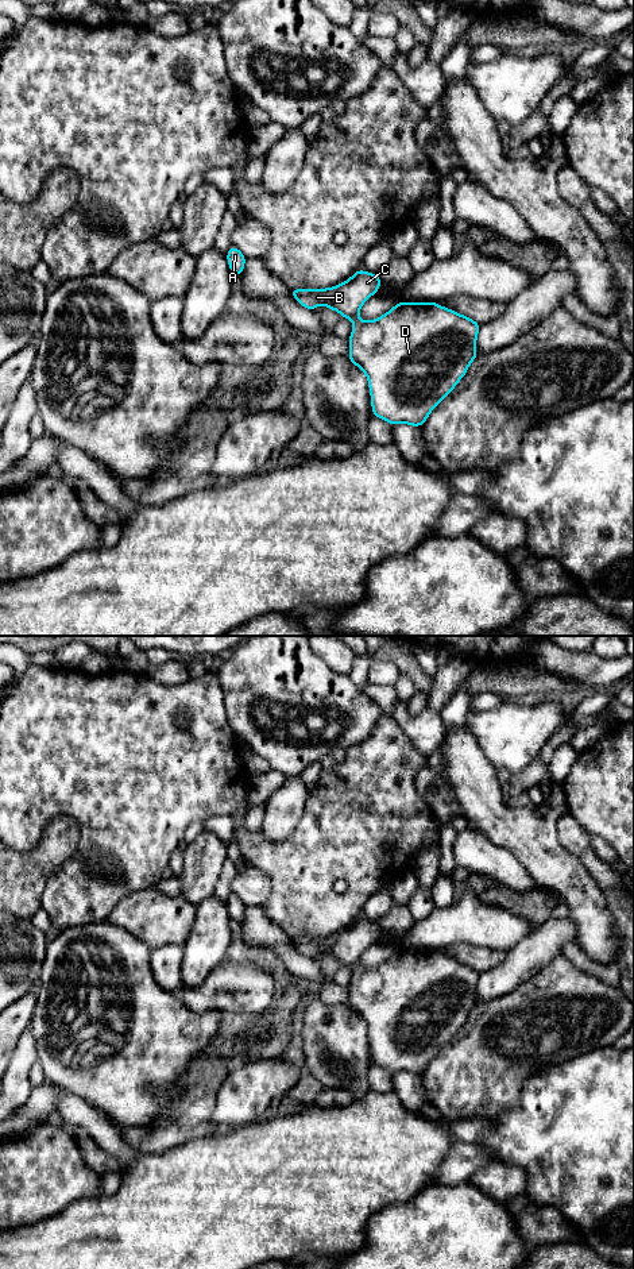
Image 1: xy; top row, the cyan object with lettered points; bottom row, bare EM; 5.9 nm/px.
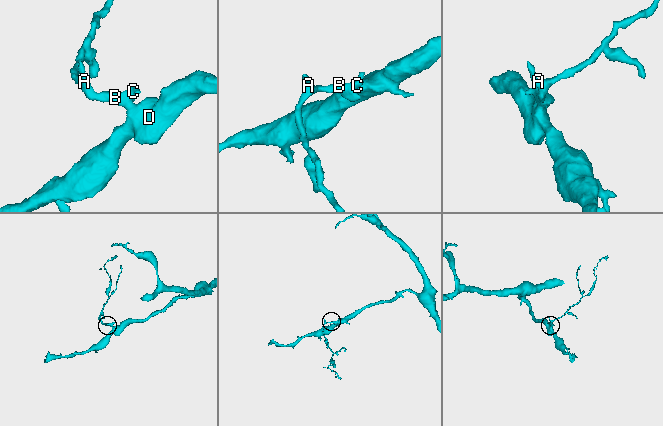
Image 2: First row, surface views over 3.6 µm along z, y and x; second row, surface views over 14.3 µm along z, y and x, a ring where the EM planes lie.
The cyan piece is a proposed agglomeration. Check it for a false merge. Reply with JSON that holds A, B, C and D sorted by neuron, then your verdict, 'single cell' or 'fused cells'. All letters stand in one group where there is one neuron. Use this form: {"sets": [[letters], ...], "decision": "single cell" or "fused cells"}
{"sets": [["A", "B", "C", "D"]], "decision": "single cell"}

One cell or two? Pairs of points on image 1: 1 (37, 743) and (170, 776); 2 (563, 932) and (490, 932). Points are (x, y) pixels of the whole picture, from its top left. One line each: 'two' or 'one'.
1: one
2: two

